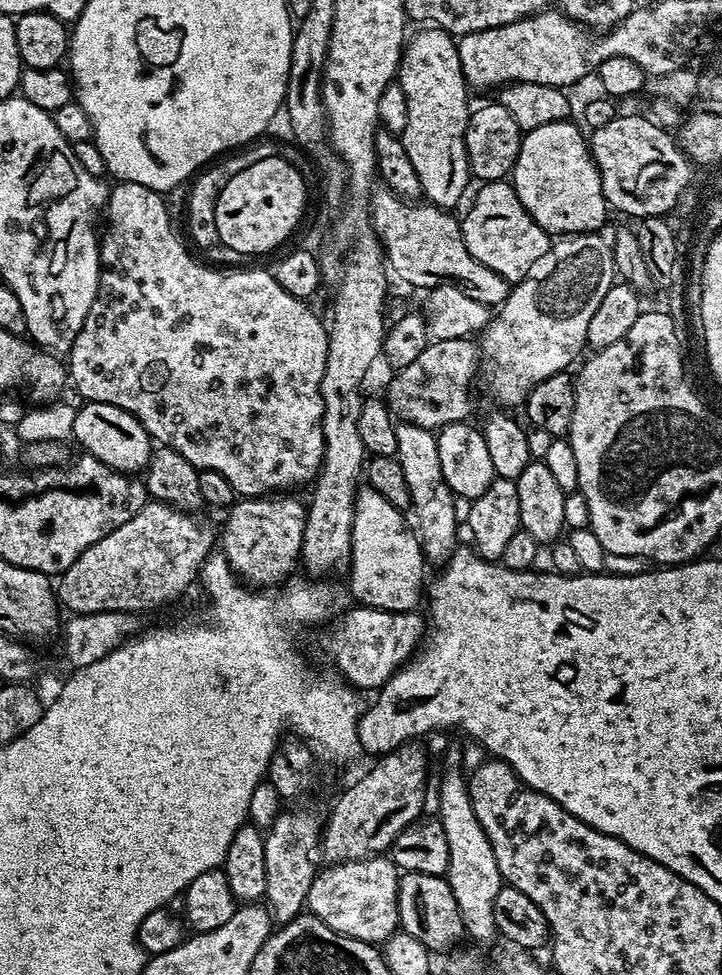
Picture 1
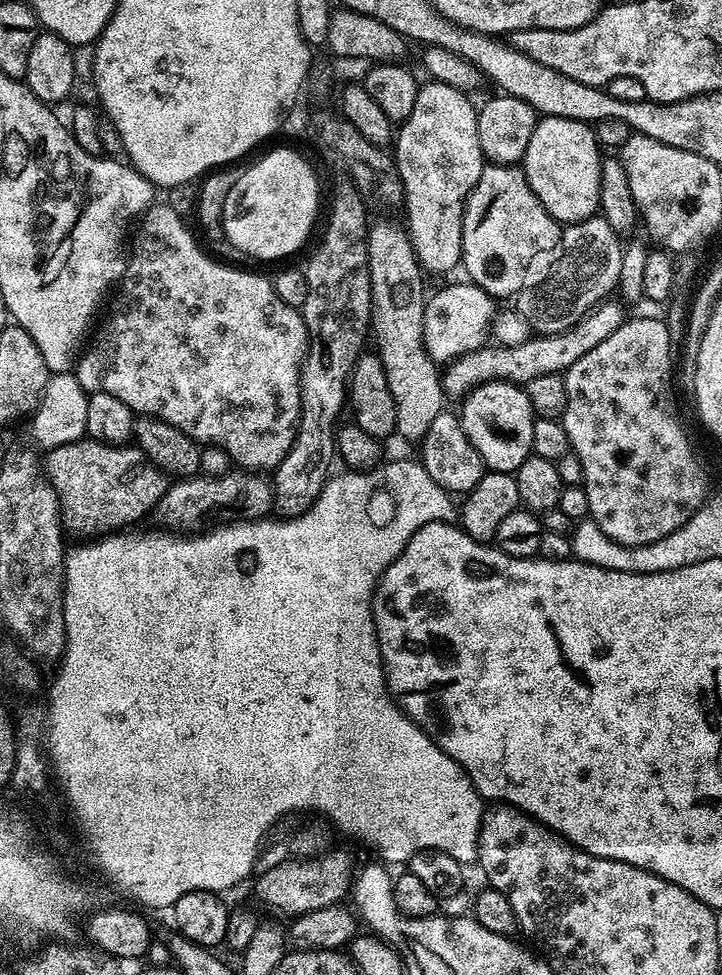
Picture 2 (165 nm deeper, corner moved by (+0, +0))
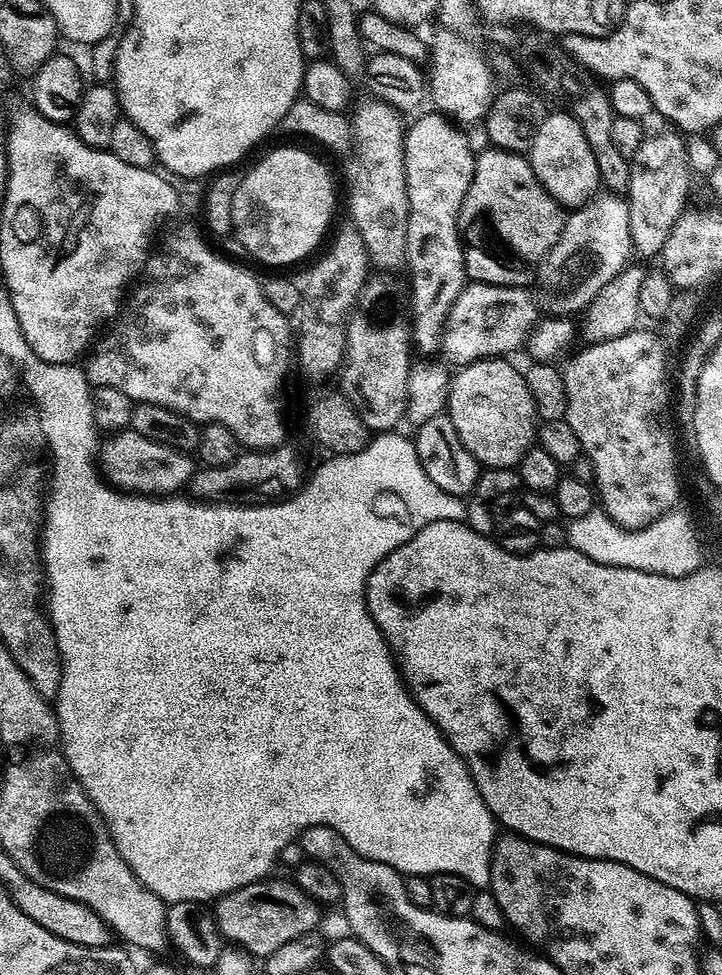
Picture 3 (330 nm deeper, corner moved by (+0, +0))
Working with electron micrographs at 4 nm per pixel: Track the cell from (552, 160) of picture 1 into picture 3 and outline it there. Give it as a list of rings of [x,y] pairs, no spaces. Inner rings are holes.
[[[567,110],[549,111],[538,130],[538,138],[534,138],[534,146],[526,154],[538,182],[565,209],[575,210],[587,204],[601,191],[602,185],[598,174],[598,162],[594,162],[594,150],[590,150],[590,142],[586,142],[586,134],[582,134],[582,126]]]

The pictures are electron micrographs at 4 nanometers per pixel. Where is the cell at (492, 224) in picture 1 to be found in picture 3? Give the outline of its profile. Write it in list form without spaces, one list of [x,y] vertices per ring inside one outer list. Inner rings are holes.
[[[485,147],[484,153],[476,156],[474,178],[470,190],[460,207],[456,223],[462,233],[464,245],[464,271],[469,281],[477,284],[501,284],[511,288],[528,286],[537,279],[538,269],[546,254],[558,242],[564,229],[566,209],[538,182],[531,164],[519,152],[504,152],[501,148]]]

